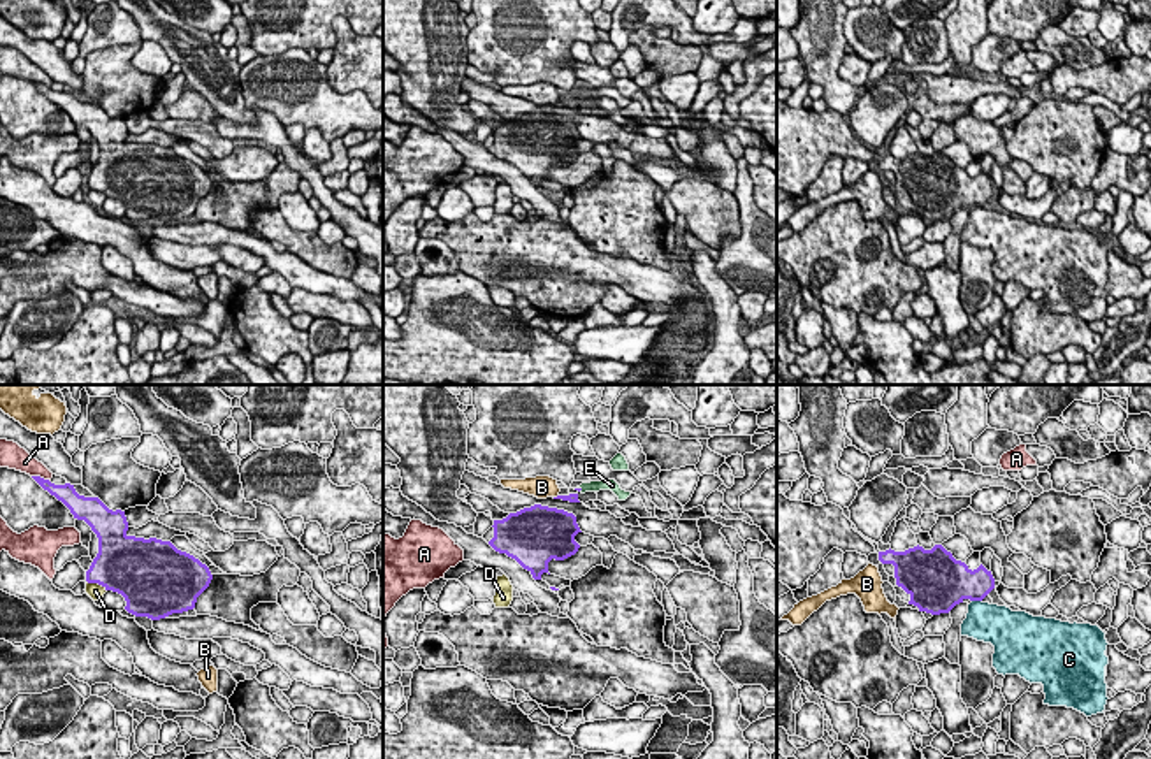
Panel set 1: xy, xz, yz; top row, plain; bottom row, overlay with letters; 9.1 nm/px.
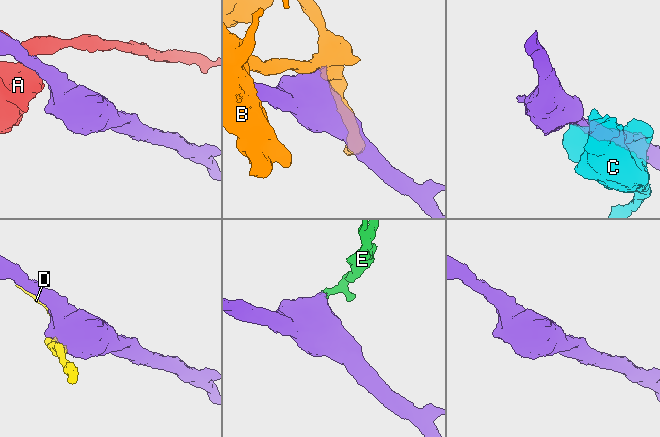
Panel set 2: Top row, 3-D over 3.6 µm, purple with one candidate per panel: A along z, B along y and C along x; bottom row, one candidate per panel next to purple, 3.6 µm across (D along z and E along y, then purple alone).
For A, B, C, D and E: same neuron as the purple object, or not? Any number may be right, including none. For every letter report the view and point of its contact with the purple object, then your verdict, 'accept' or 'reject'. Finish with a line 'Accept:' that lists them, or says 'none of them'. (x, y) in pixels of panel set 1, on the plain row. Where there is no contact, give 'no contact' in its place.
A: xy (39, 83) | reject
B: xz (557, 102) | reject
C: yz (977, 206) | reject
D: xy (97, 188) | reject
E: xz (580, 95) | accept
Accept: E

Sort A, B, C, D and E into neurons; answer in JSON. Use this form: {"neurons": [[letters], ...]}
{"neurons": [["A"], ["B"], ["C"], ["D"], ["E"]]}

